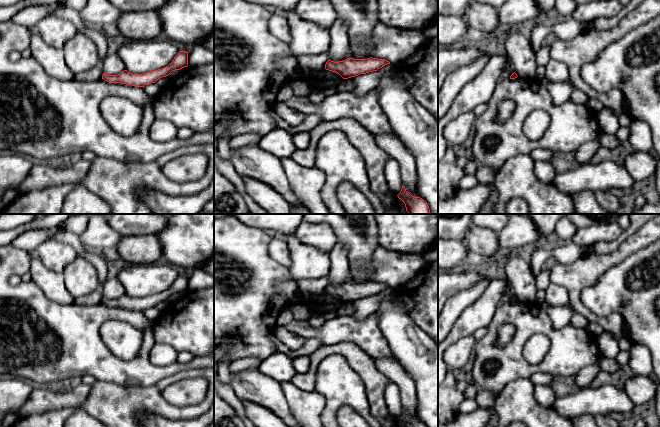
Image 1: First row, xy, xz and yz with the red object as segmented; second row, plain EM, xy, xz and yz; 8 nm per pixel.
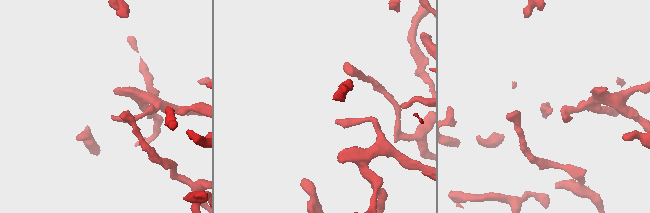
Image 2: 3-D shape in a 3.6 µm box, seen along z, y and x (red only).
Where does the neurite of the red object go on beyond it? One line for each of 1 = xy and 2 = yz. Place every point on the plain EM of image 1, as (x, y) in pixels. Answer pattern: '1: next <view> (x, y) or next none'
1: next none
2: next none

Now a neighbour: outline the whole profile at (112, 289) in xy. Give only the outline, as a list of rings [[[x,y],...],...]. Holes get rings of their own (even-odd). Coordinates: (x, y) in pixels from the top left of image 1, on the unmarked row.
[[[116,276],[108,278],[101,287],[103,297],[108,299],[117,299],[125,294],[125,288],[119,282]]]

